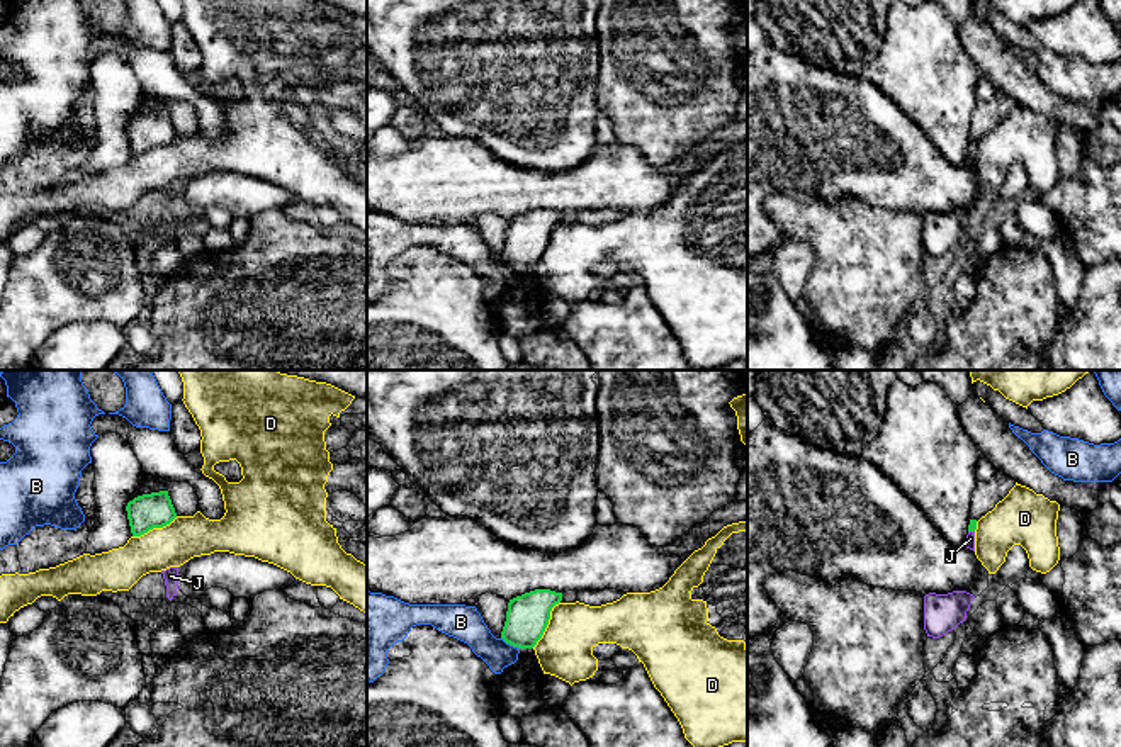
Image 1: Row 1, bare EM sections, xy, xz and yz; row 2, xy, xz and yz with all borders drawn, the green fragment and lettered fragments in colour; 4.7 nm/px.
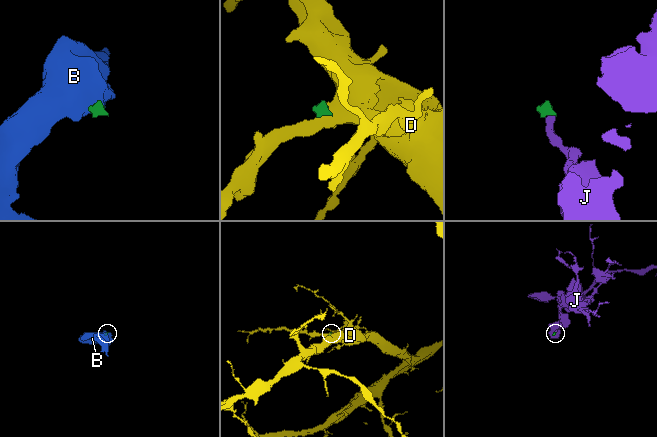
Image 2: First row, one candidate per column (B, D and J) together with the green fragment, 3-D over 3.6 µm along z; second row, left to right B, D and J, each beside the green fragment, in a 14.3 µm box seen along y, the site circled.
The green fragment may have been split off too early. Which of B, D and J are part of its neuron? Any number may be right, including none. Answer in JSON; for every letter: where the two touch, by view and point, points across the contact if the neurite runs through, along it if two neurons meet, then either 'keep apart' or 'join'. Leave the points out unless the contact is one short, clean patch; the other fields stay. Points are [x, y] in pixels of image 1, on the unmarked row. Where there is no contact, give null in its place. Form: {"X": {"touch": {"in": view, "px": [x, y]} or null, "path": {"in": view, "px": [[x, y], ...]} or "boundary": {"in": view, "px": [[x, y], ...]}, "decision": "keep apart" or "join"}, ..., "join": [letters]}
{"B": {"touch": {"in": "xz", "px": [510, 263]}, "boundary": {"in": "xz", "px": [[501, 257], [518, 269]]}, "decision": "keep apart"}, "D": {"touch": {"in": "xz", "px": [547, 243]}, "boundary": {"in": "xz", "px": [[559, 221], [551, 231], [542, 257], [532, 267]]}, "decision": "keep apart"}, "J": {"touch": {"in": "yz", "px": [972, 150]}, "path": {"in": "yz", "px": [[972, 146], [972, 150], [970, 158]]}, "decision": "join"}, "join": ["J"]}

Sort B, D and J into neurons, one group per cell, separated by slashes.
B / D / J

